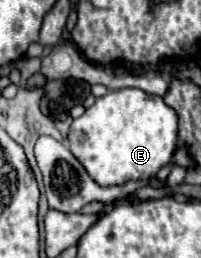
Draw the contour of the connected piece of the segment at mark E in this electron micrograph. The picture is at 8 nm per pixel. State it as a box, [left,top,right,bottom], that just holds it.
[67,87,177,187]

